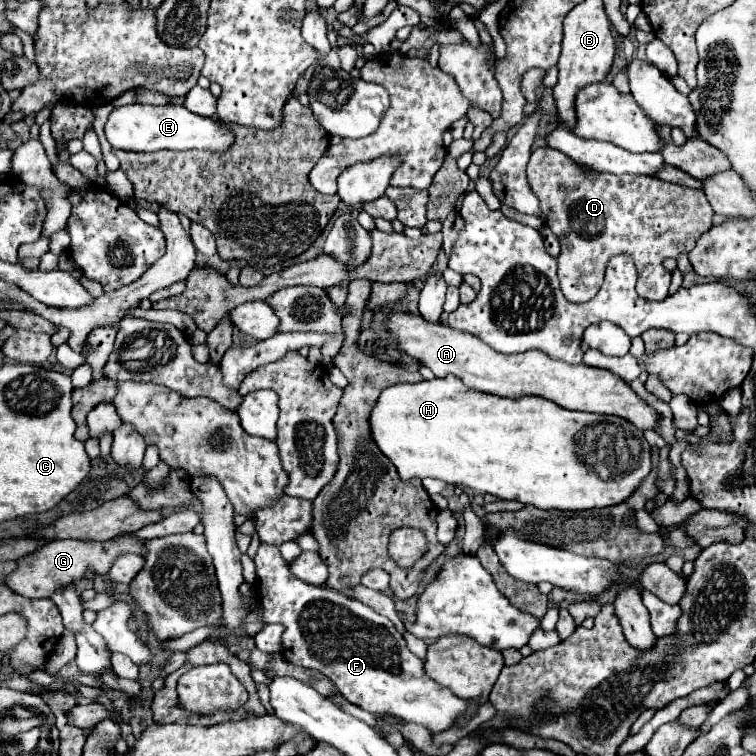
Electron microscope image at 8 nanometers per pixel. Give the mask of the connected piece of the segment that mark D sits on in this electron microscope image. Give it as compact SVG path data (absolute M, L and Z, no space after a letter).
M538 147L532 151L528 163L528 183L534 195L540 199L542 219L558 237L562 251L558 255L558 277L562 293L568 301L588 301L592 299L604 277L606 261L618 253L630 253L634 265L638 269L636 291L644 299L664 299L668 295L670 273L662 267L666 257L678 257L680 253L688 253L696 239L712 227L712 207L706 195L700 189L682 187L674 183L666 183L658 177L650 179L650 175L610 175L598 173L592 169L580 167L574 159L564 155L558 149Z

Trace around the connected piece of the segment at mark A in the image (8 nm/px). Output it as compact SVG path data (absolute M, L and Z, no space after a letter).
M394 313L390 315L386 327L394 333L400 349L424 363L436 377L456 375L464 381L466 387L476 391L486 391L502 397L520 399L522 395L538 395L544 399L562 405L572 411L592 411L602 415L618 415L634 423L638 429L654 429L658 421L658 413L646 405L626 381L618 379L618 375L588 367L584 363L568 365L562 361L554 361L542 351L526 351L518 355L504 355L482 343L478 337L466 331L454 331L450 327L442 327L440 323L424 321L420 315Z

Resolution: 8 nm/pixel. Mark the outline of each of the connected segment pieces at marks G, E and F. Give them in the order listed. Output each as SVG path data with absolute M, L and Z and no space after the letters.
M118 537L114 541L106 543L90 543L90 541L78 541L78 539L62 539L62 541L48 541L44 543L38 551L32 551L30 555L24 555L22 559L14 561L16 567L8 575L4 575L6 587L10 587L14 593L30 597L30 599L40 599L40 597L50 597L56 587L74 583L76 579L84 577L86 567L94 567L98 575L104 575L110 567L110 563L120 555L120 553L136 553L144 555L144 545L136 537Z
M124 105L116 107L106 121L106 139L112 149L134 151L134 153L156 153L156 151L186 151L186 149L206 149L224 151L232 145L234 135L224 129L216 119L194 115L180 105Z
M260 543L256 557L256 595L264 597L264 623L280 623L284 625L282 633L282 655L286 661L314 669L324 673L336 687L338 691L354 705L370 711L370 713L394 713L410 723L424 725L432 733L446 731L454 725L454 721L466 711L466 701L456 697L450 689L440 687L432 679L428 679L422 671L422 659L418 659L414 653L408 651L404 637L398 633L394 623L376 613L372 607L348 599L346 595L326 589L326 587L316 587L316 585L306 585L304 581L296 579L286 561L280 557L278 547Z

